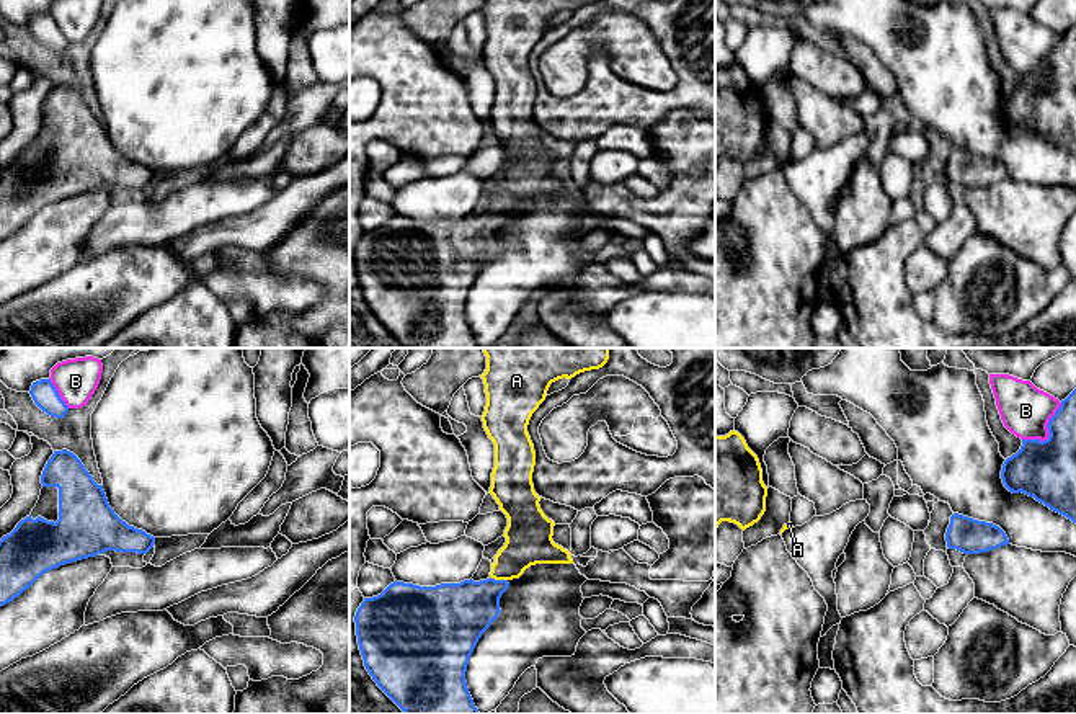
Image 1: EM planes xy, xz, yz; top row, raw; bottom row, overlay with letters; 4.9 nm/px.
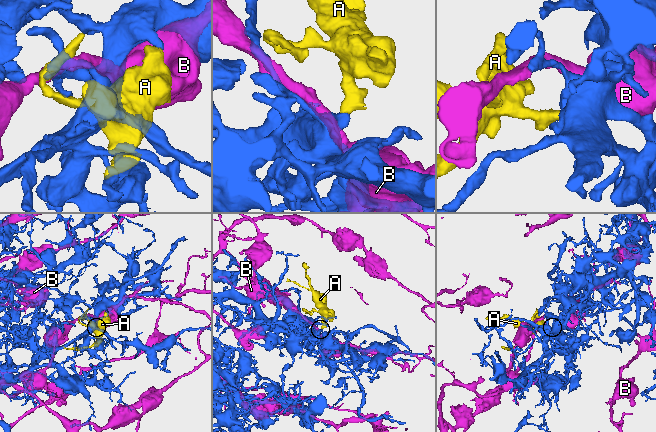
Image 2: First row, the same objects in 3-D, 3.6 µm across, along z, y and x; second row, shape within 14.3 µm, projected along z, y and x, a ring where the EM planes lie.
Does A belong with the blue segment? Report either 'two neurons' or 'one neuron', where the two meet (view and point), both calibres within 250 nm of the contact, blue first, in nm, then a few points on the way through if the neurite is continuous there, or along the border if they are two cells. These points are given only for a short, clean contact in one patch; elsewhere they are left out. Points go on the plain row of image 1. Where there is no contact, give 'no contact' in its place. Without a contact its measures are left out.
one neuron; contact xz (500, 214); calibres 300 and 220 nm; way xz (461, 247), (500, 214), (502, 205), (529, 175)

